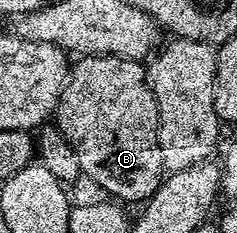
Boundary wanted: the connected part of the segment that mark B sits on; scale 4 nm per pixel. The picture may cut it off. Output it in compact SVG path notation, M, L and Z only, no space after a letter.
M90 54L79 61L77 66L75 63L71 67L70 77L64 84L64 91L60 93L54 111L55 125L60 127L62 136L66 136L70 142L70 148L74 148L83 177L88 177L94 185L101 186L108 193L105 195L121 203L143 203L151 198L166 174L158 140L158 104L145 67L134 60L115 58L113 54Z

